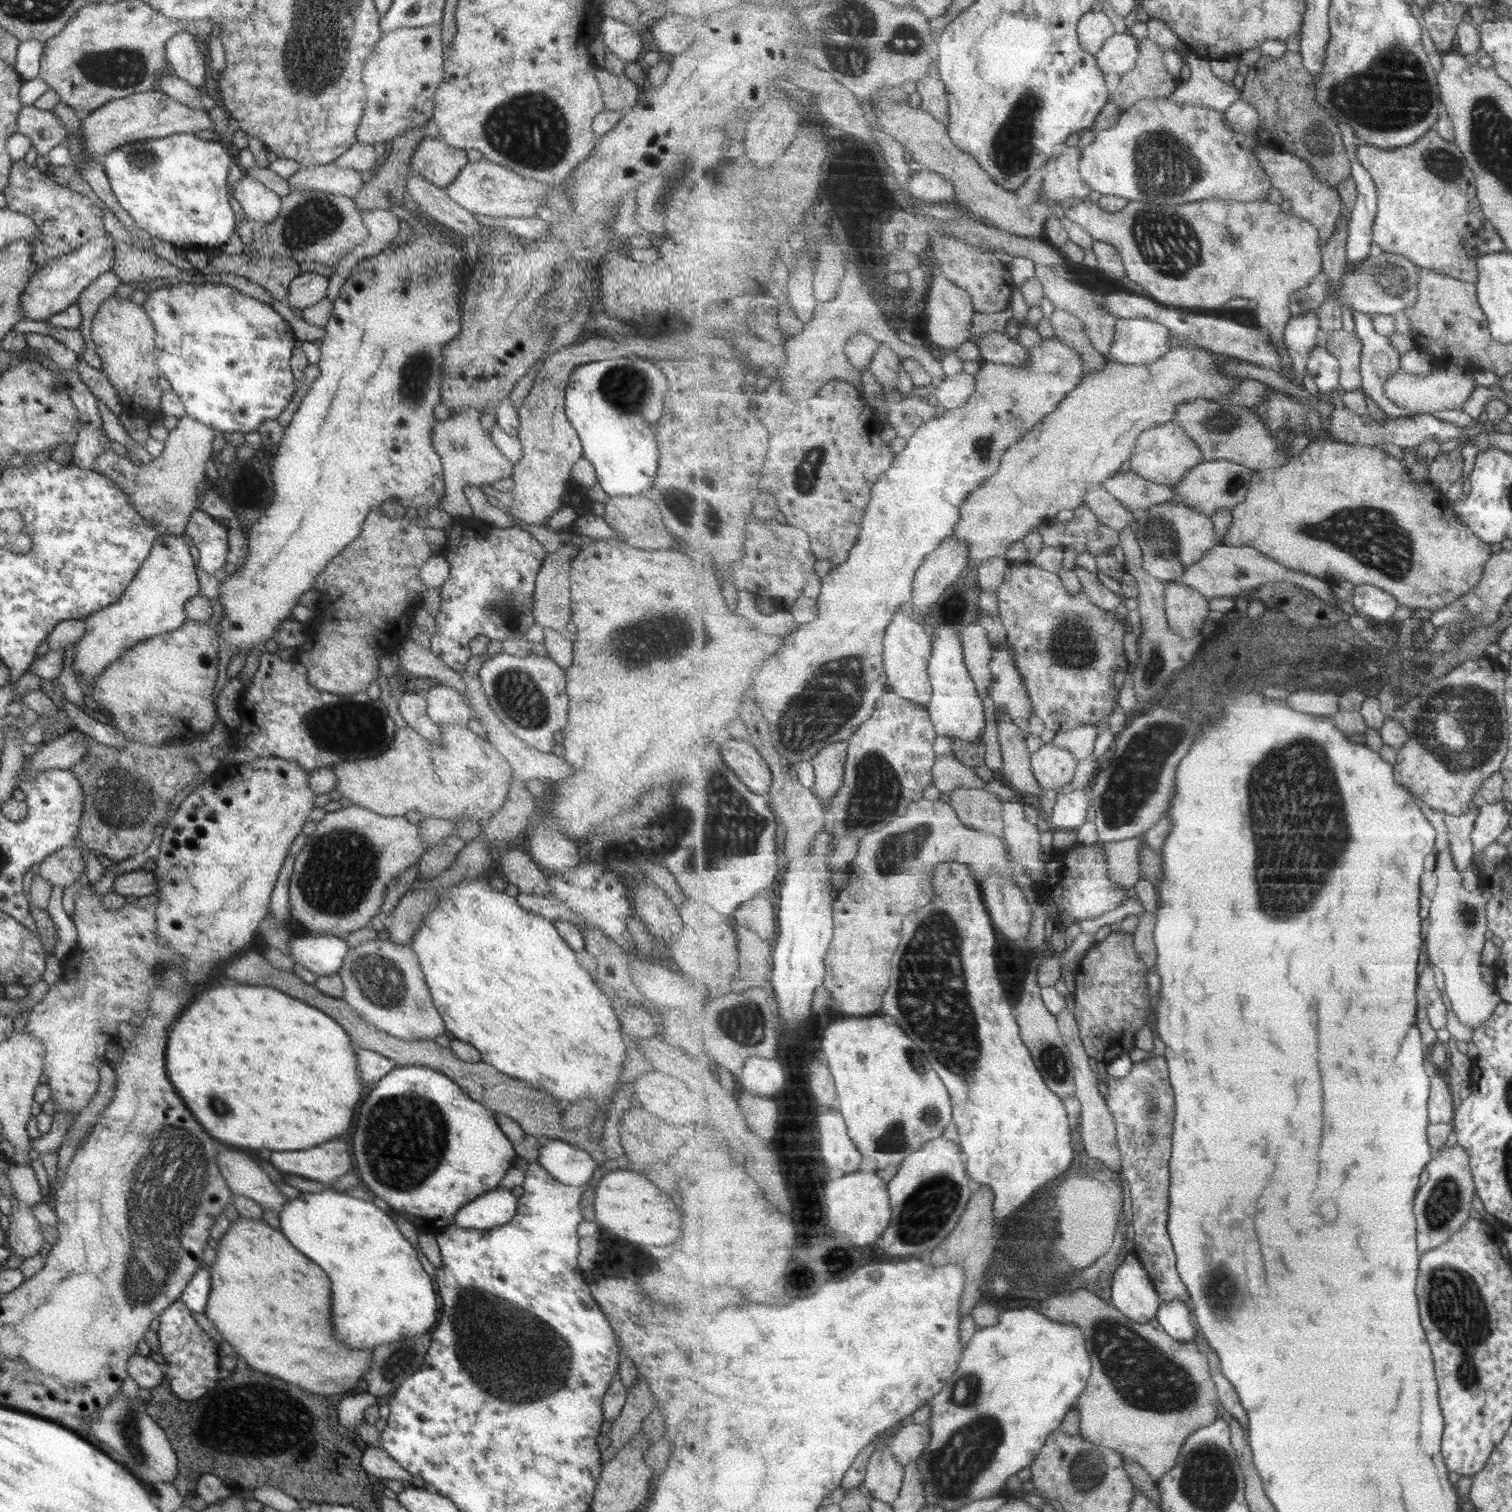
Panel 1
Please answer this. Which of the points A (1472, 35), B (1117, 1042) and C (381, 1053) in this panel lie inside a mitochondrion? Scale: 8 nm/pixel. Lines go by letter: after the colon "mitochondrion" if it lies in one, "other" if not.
A: other
B: other
C: other

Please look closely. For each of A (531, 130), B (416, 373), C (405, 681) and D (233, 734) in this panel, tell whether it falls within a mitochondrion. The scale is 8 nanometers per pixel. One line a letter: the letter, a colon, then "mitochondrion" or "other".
A: mitochondrion
B: mitochondrion
C: other
D: other

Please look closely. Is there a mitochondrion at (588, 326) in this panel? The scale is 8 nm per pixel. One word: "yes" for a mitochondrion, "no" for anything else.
no

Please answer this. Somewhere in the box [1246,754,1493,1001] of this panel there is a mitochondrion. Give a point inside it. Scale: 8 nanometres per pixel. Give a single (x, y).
(1467, 915)

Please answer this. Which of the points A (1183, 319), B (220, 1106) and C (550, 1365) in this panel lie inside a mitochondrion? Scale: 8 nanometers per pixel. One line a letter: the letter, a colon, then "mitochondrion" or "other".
A: other
B: mitochondrion
C: mitochondrion

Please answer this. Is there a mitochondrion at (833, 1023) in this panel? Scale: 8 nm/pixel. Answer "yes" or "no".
no

